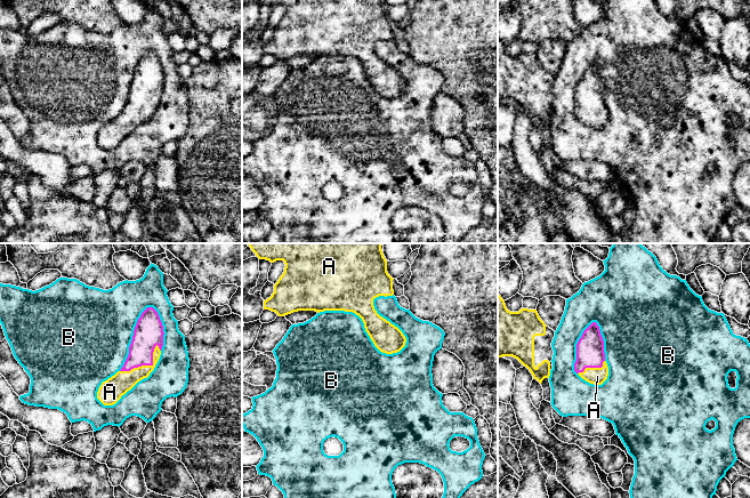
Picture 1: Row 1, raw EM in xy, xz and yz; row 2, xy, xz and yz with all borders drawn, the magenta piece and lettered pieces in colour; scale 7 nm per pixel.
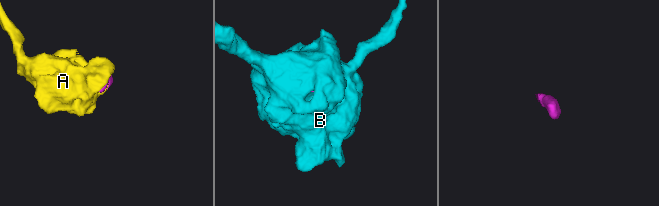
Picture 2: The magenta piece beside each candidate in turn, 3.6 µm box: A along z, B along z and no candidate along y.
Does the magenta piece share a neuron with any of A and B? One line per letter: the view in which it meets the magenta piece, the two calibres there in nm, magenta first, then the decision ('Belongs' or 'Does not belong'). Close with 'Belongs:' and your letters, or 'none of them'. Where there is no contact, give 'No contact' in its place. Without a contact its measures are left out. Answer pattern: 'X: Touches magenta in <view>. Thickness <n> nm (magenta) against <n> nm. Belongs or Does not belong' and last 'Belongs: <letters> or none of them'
A: Touches magenta in xy. Thickness 200 nm (magenta) against 160 nm. Belongs
B: Touches magenta in xy. Thickness 200 nm (magenta) against 500 nm. Does not belong
Belongs: A

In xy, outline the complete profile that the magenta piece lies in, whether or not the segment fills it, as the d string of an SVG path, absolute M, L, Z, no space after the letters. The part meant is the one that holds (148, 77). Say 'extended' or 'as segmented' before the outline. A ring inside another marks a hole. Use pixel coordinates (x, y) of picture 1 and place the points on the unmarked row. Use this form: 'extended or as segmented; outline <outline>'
extended; outline M147 51L137 65L123 111L98 132L97 143L104 150L115 148L138 126L150 120L160 103L163 79L158 56Z

